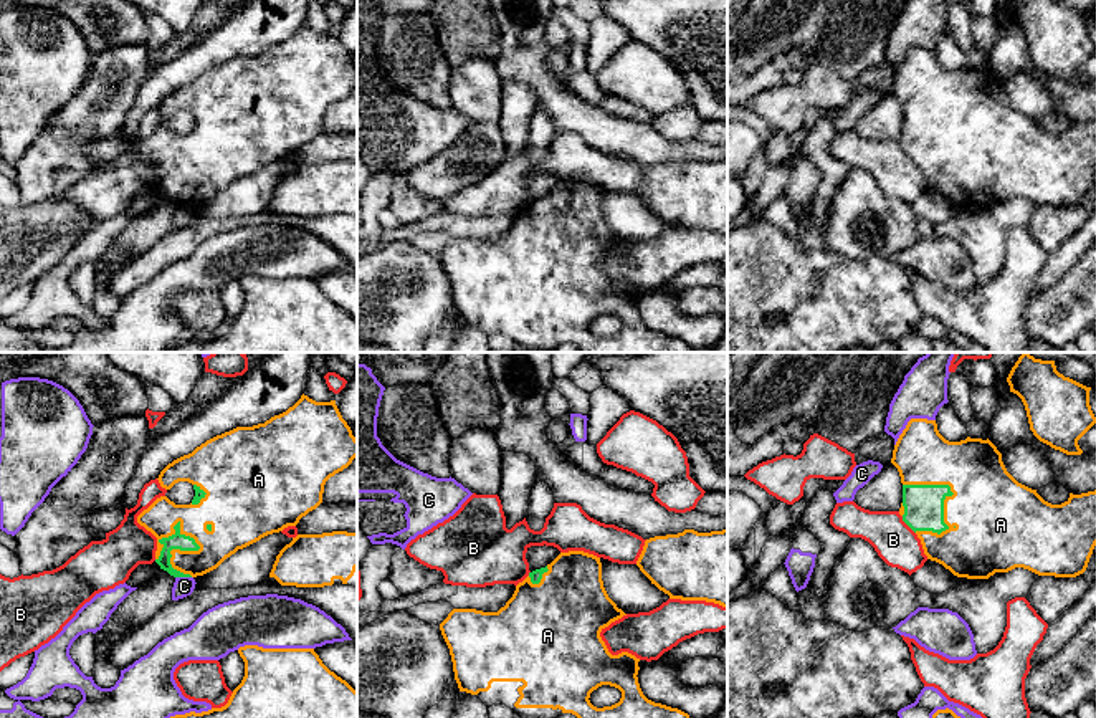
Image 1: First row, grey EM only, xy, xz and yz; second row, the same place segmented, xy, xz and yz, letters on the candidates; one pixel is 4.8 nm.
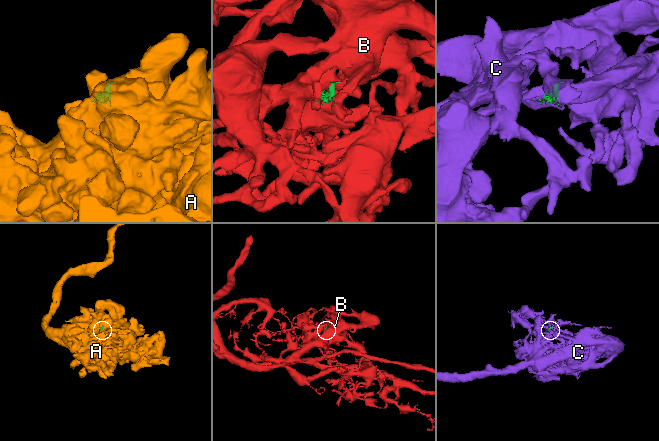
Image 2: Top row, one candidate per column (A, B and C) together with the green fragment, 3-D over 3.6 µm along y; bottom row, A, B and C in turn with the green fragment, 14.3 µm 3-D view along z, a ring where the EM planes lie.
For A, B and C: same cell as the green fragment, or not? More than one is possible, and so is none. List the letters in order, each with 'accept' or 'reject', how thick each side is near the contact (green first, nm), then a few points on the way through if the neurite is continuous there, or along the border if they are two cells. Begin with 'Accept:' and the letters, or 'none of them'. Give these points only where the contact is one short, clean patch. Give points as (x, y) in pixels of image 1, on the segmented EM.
Accept: A
A: accept | 80/190 nm
B: reject | 190/200 nm | along yz (901, 516), (914, 533)
C: reject | 80/100 nm | along xy (176, 576), (190, 578)

